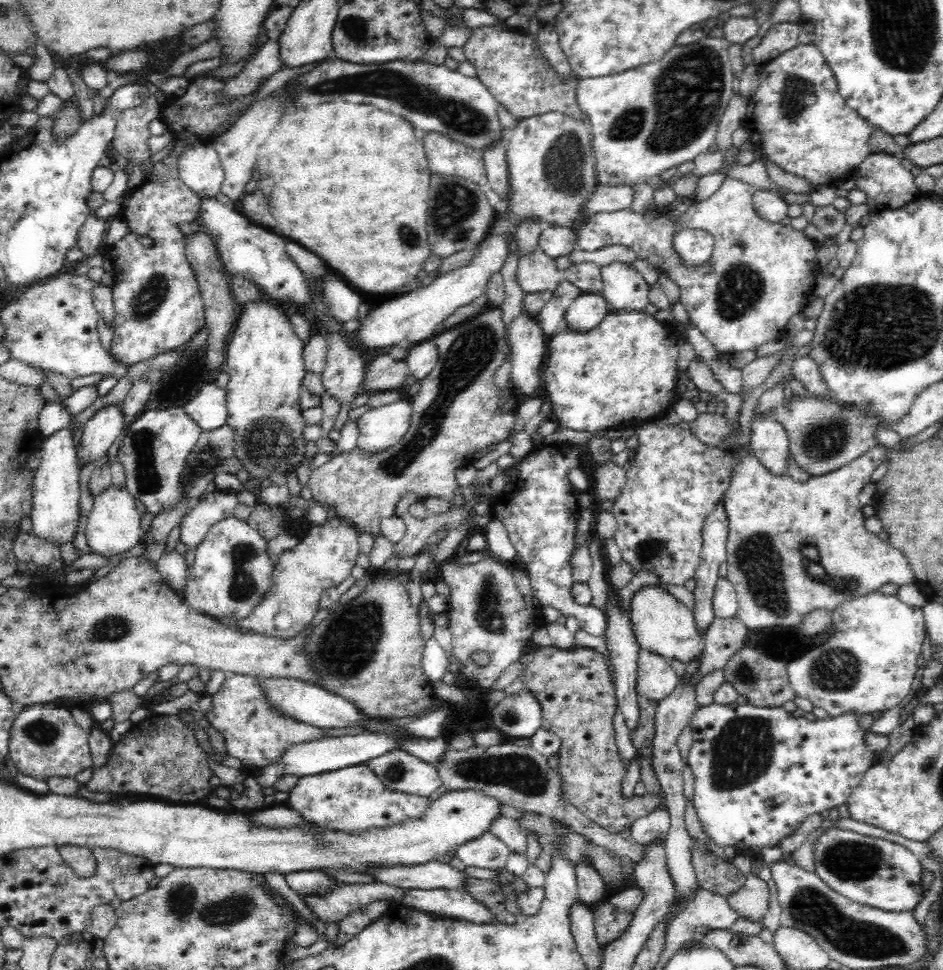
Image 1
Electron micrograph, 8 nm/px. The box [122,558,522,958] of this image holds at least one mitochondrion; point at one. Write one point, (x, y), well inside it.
(181, 901)

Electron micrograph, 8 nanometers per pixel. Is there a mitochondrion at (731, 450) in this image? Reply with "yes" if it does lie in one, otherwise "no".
no

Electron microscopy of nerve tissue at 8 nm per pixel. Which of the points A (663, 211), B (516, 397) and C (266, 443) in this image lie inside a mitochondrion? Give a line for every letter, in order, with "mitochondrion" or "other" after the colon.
A: other
B: other
C: mitochondrion

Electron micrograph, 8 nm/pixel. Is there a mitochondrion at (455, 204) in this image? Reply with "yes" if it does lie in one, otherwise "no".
yes

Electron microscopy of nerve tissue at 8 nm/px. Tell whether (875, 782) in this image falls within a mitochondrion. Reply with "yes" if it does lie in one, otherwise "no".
no

